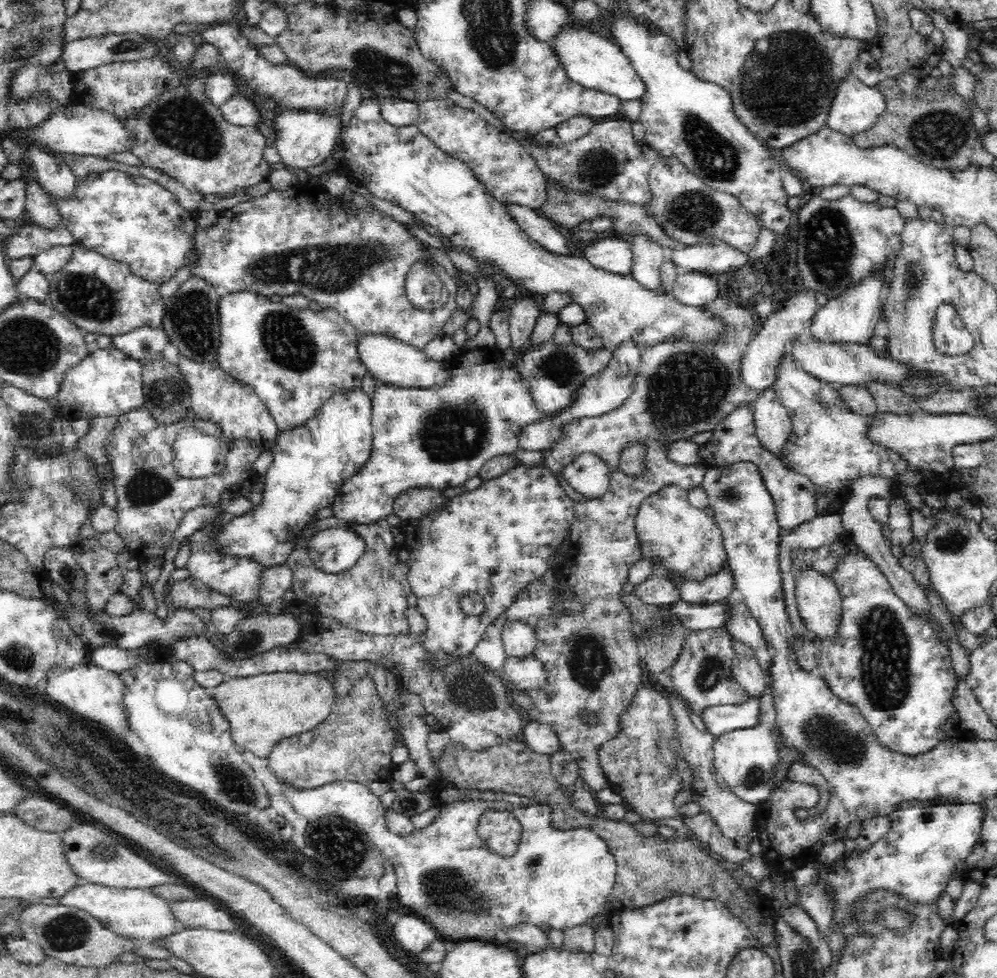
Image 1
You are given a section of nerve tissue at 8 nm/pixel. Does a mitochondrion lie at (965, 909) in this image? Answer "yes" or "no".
no

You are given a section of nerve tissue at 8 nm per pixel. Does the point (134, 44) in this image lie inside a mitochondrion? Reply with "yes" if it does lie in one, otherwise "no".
yes

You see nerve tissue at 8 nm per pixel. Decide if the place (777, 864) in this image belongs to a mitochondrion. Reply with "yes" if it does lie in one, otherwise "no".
no

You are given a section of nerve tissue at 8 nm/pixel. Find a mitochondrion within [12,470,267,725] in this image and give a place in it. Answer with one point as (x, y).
(75, 501)

